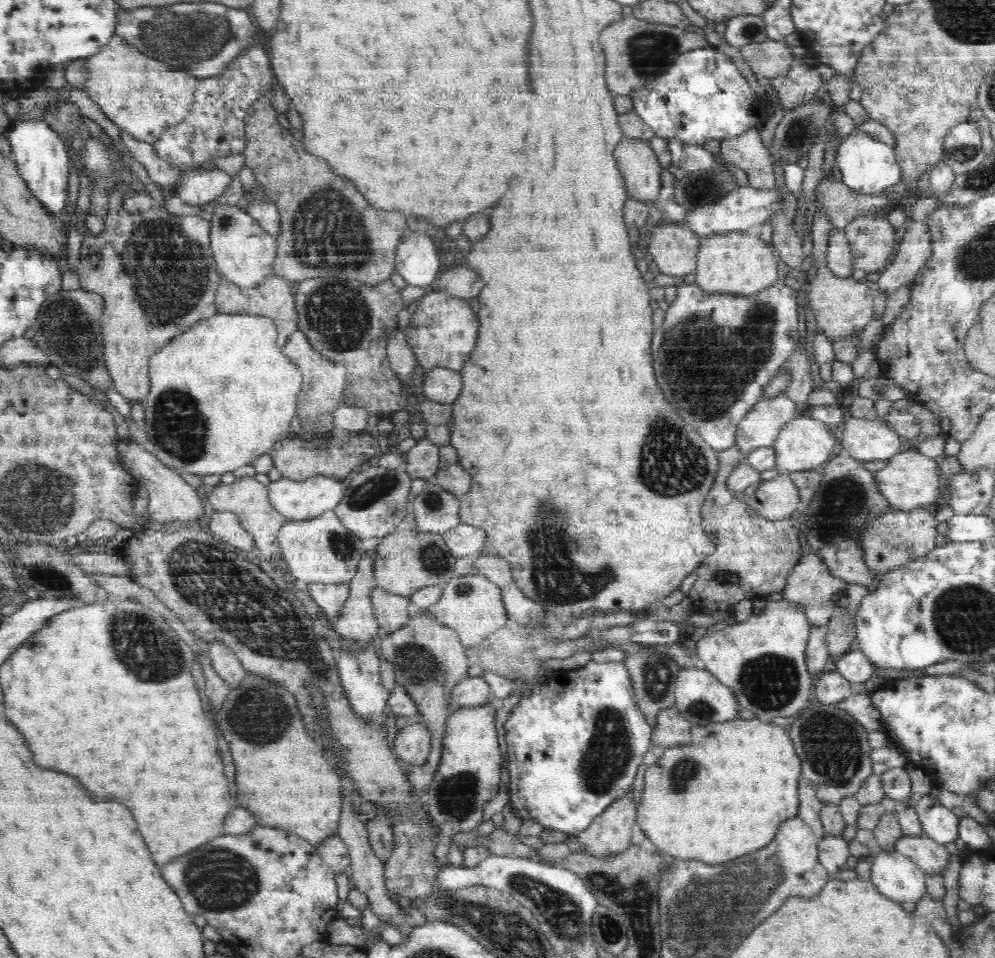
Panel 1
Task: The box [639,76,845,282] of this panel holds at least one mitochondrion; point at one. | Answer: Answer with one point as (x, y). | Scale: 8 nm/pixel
(698, 189)

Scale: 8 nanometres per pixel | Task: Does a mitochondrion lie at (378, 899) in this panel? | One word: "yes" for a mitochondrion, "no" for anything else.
no

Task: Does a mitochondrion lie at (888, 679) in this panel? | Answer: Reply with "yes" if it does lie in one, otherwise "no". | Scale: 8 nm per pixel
no

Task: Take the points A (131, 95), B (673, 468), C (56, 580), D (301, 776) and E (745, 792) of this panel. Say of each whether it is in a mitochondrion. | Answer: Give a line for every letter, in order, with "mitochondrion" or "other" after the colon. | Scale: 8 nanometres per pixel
A: other
B: mitochondrion
C: mitochondrion
D: other
E: other

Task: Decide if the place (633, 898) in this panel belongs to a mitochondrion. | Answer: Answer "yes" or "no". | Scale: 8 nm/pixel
yes

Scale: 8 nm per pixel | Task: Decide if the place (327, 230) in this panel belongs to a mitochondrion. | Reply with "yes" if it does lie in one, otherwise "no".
yes

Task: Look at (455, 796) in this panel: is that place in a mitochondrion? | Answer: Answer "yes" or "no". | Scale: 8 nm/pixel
yes

